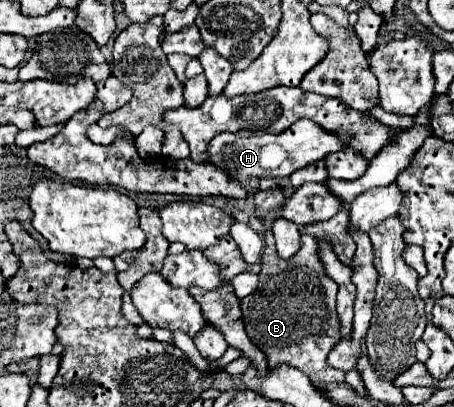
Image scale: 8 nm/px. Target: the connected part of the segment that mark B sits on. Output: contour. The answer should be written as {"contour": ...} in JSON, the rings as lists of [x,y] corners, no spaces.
{"contour":[[[266,229],[264,233],[264,255],[262,255],[262,271],[258,275],[258,289],[242,299],[242,315],[244,315],[244,325],[246,333],[252,339],[252,343],[266,355],[270,365],[278,365],[278,361],[300,369],[310,377],[310,381],[316,383],[334,383],[334,381],[344,381],[344,371],[330,369],[326,365],[326,357],[330,349],[340,341],[340,321],[336,317],[336,283],[326,277],[326,271],[322,269],[322,263],[318,261],[318,243],[310,235],[302,235],[300,249],[294,257],[280,259],[276,253],[274,237],[272,231]]]}

